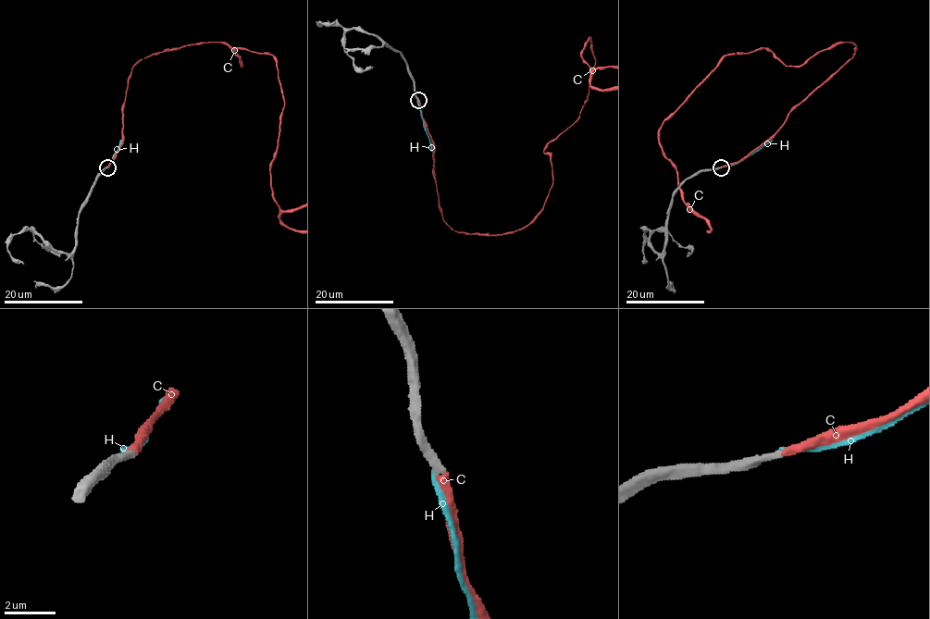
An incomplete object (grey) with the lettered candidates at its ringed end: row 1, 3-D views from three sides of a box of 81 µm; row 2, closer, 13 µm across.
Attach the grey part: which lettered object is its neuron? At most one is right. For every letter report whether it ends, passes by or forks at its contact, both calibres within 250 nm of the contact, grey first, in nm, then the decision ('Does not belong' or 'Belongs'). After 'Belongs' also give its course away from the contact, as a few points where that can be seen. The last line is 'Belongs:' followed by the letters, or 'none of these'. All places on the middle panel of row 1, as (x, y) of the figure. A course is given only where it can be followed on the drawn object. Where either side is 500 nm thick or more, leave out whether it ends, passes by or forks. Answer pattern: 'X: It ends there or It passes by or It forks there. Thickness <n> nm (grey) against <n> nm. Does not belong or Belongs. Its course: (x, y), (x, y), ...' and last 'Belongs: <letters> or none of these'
C: It ends there. Thickness 320 nm (grey) against 360 nm. Belongs
H: It ends there. Thickness 360 nm (grey) against 200 nm. Does not belong
Belongs: C

